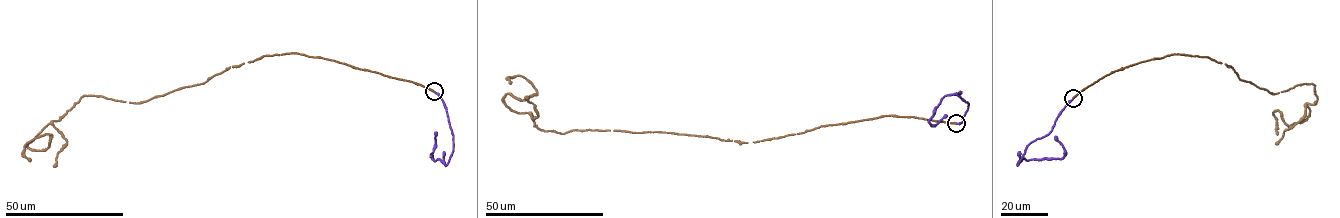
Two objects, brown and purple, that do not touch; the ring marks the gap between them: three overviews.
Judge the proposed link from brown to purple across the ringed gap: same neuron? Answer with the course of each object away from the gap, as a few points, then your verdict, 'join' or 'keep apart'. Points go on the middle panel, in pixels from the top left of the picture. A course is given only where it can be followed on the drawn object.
course brown (955, 123), (884, 115), (747, 142), (562, 134), (505, 103), (507, 94), (536, 93), (521, 76), (509, 83); course purple (956, 123), (963, 121), (968, 105), (956, 93), (945, 95), (929, 122), (935, 125), (947, 115); keep apart

